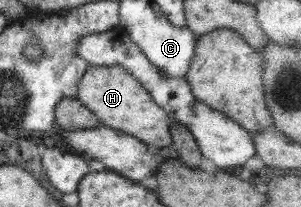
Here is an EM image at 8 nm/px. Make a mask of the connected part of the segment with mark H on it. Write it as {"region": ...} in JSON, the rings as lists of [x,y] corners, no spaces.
{"region":[[[89,65],[79,79],[74,97],[96,116],[101,125],[123,131],[145,145],[151,144],[158,149],[171,147],[168,128],[173,120],[153,102],[141,83],[122,67]]]}

